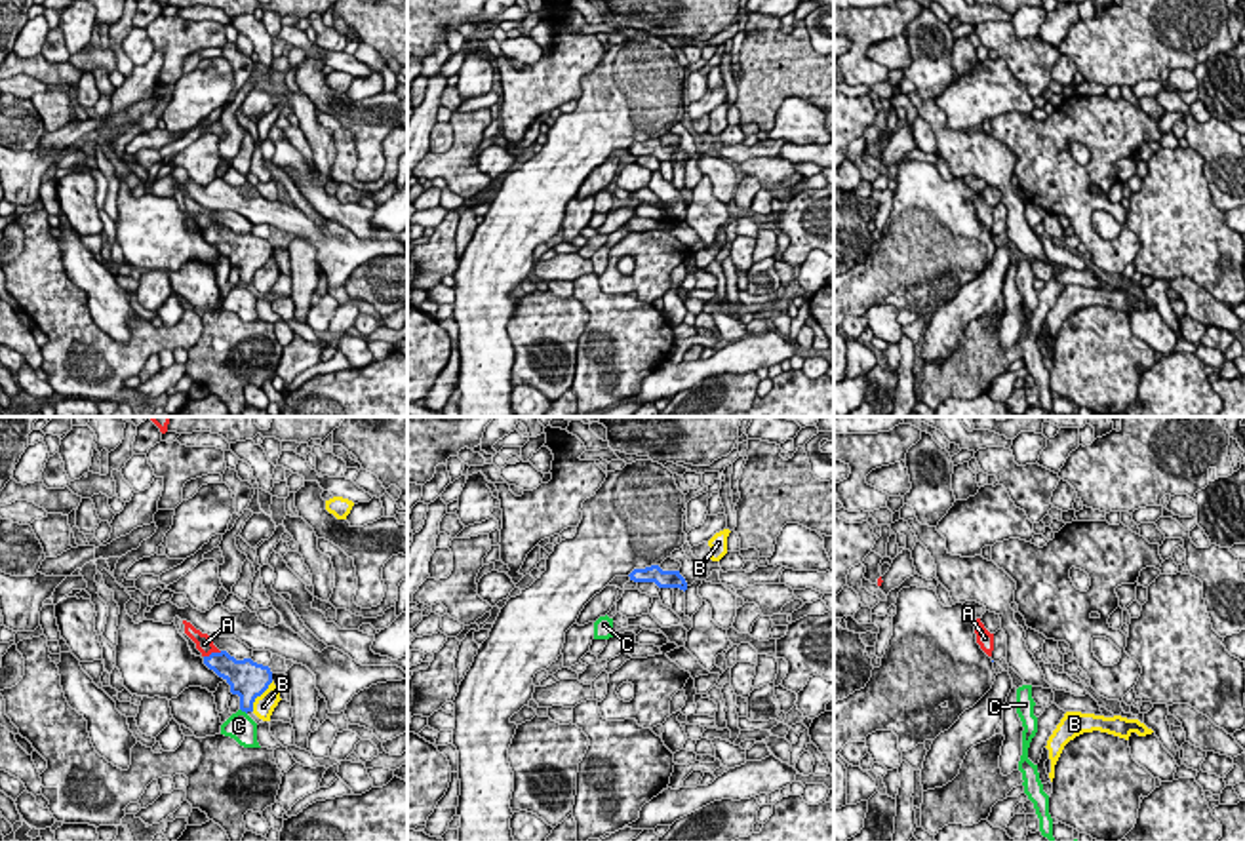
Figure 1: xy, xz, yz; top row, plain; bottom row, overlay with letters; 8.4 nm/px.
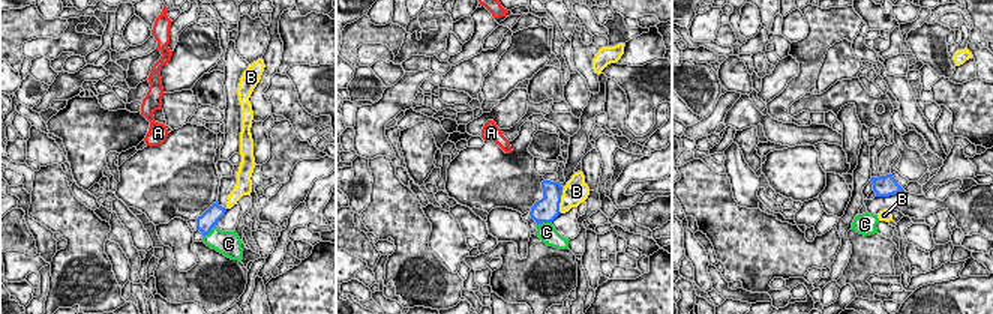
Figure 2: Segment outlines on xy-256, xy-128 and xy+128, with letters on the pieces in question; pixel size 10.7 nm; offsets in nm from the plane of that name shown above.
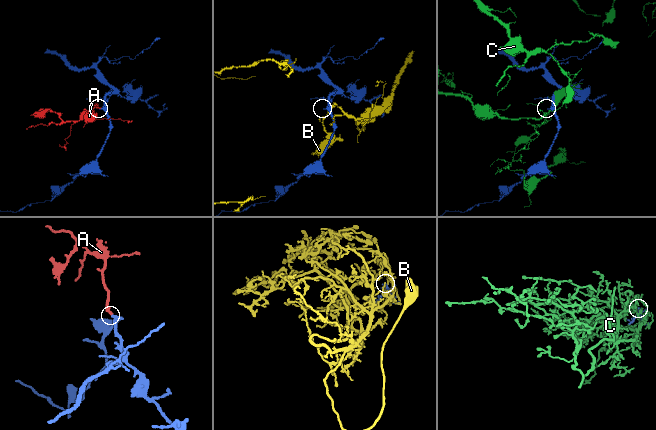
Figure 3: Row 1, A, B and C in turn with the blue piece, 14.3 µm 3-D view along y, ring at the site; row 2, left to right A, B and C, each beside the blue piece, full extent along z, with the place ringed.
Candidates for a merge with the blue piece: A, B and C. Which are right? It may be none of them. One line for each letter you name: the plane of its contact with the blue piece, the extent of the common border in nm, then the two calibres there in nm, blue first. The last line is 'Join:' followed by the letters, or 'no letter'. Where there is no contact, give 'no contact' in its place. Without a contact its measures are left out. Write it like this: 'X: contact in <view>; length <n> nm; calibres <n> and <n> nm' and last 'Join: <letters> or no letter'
A: contact in xy; length 170 nm; calibres 200 and 160 nm
Join: A

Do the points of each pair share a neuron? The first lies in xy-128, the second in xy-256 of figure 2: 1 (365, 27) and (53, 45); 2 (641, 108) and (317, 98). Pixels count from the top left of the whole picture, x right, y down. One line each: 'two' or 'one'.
1: two
2: one

